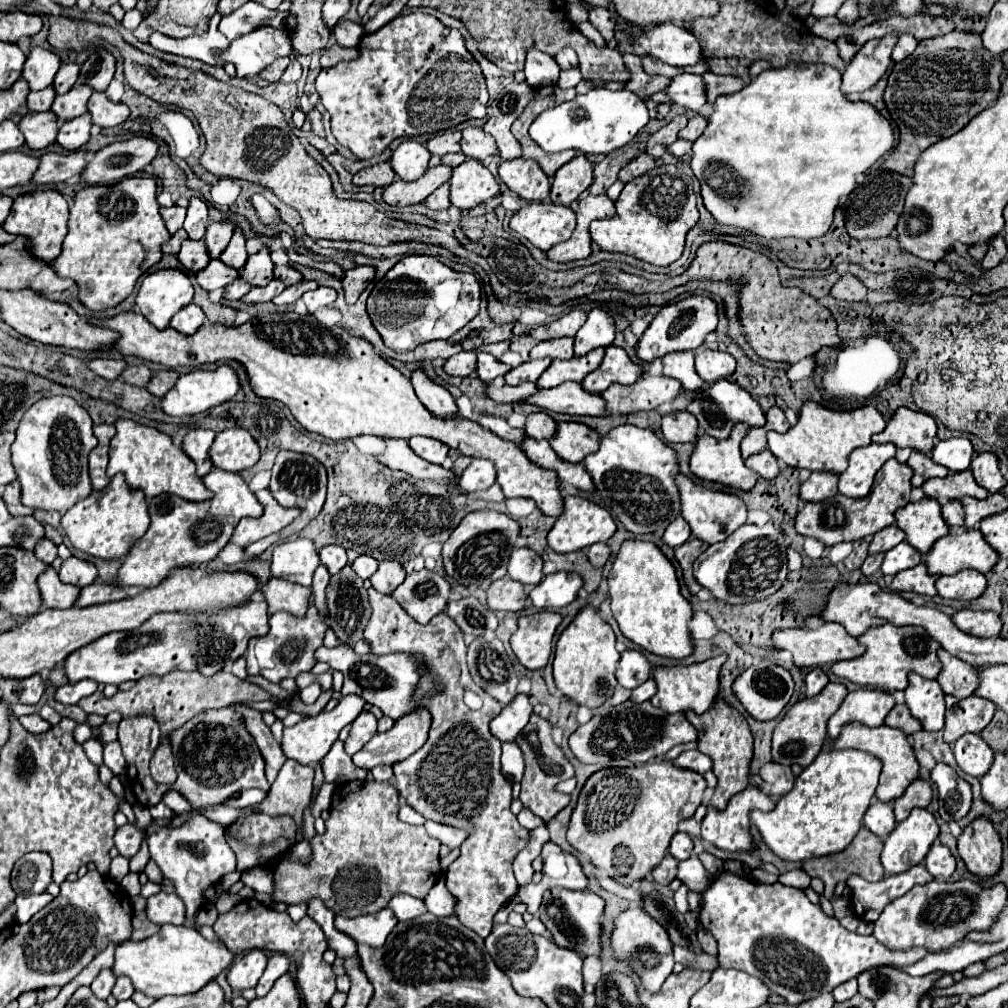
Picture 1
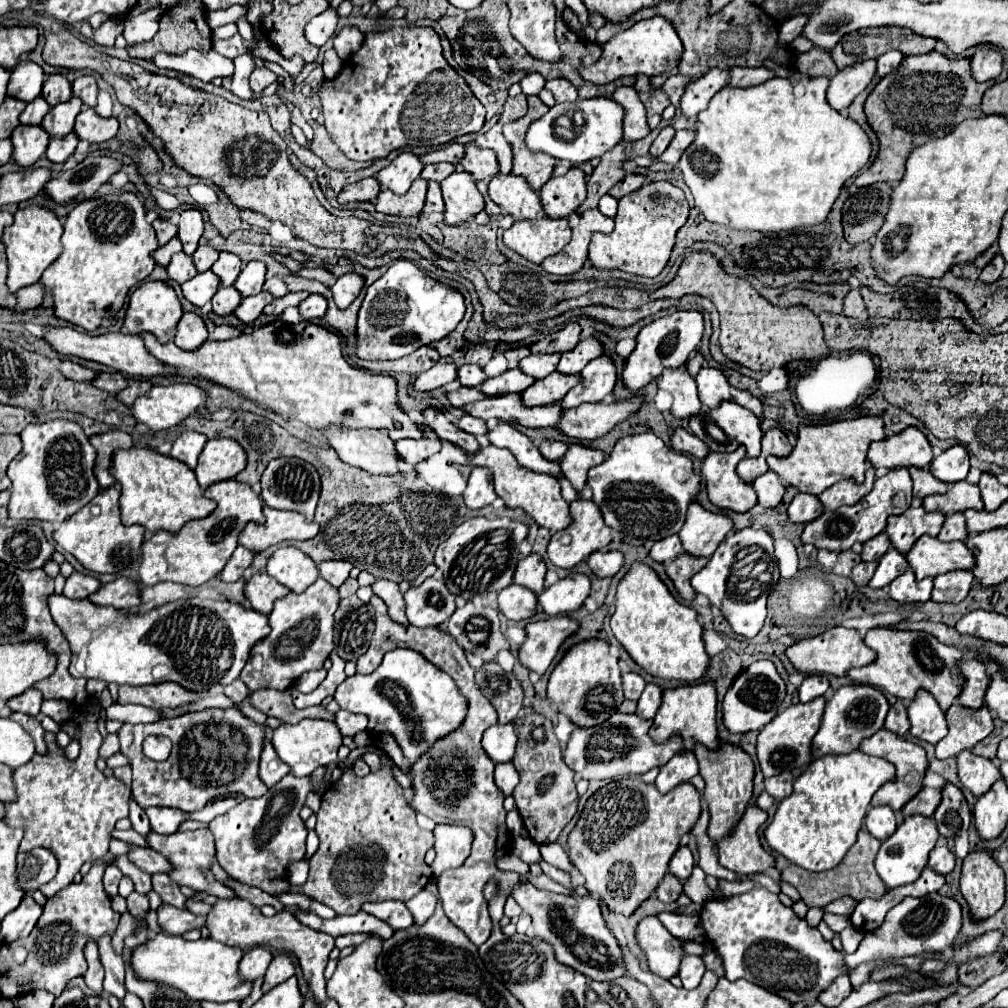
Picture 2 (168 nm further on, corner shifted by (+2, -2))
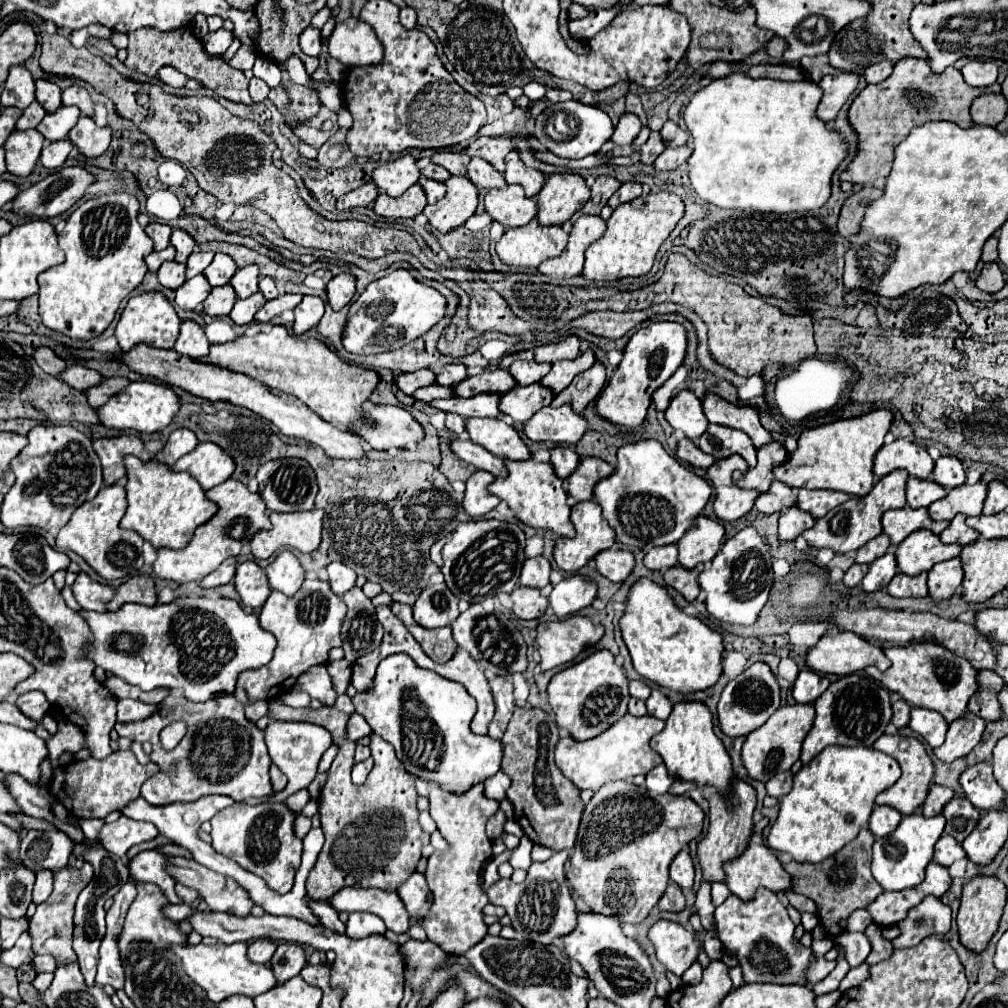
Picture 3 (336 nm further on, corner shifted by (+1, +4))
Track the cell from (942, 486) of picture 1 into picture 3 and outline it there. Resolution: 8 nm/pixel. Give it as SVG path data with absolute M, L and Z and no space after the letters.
M978 482L974 486L962 484L952 488L942 500L936 500L928 506L928 514L932 520L950 520L954 514L978 516L982 512L986 500L986 484Z

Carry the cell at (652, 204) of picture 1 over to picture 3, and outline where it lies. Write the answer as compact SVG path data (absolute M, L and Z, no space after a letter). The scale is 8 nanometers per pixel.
M650 192L632 202L620 204L608 218L608 228L600 240L586 250L584 276L592 282L616 280L624 276L644 276L652 270L662 242L670 236L676 222L684 216L684 200L672 192Z

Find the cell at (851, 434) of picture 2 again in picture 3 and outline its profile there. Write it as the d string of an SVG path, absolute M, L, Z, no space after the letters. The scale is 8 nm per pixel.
M886 408L868 414L836 420L818 428L808 428L798 438L798 448L788 456L788 462L774 468L774 478L796 488L828 488L856 496L866 496L874 486L872 460L882 448L890 428L892 412Z

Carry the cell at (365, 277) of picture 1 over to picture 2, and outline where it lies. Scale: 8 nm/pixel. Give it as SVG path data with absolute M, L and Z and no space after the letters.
M355 272L351 274L343 274L341 278L337 278L337 282L331 286L333 292L333 300L337 304L339 310L345 310L361 292L363 288L363 278Z

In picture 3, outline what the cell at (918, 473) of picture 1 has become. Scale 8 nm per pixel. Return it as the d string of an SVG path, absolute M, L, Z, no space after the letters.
M910 478L906 486L906 498L910 508L920 508L920 506L930 506L930 502L936 502L944 498L948 490L940 486L934 480L922 480L922 478Z

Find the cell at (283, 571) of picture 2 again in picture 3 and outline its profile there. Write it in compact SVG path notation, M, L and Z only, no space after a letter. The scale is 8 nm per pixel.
M288 550L280 552L274 558L274 562L266 568L266 574L268 574L268 582L272 590L278 590L286 596L296 594L304 582L304 568L300 560Z

